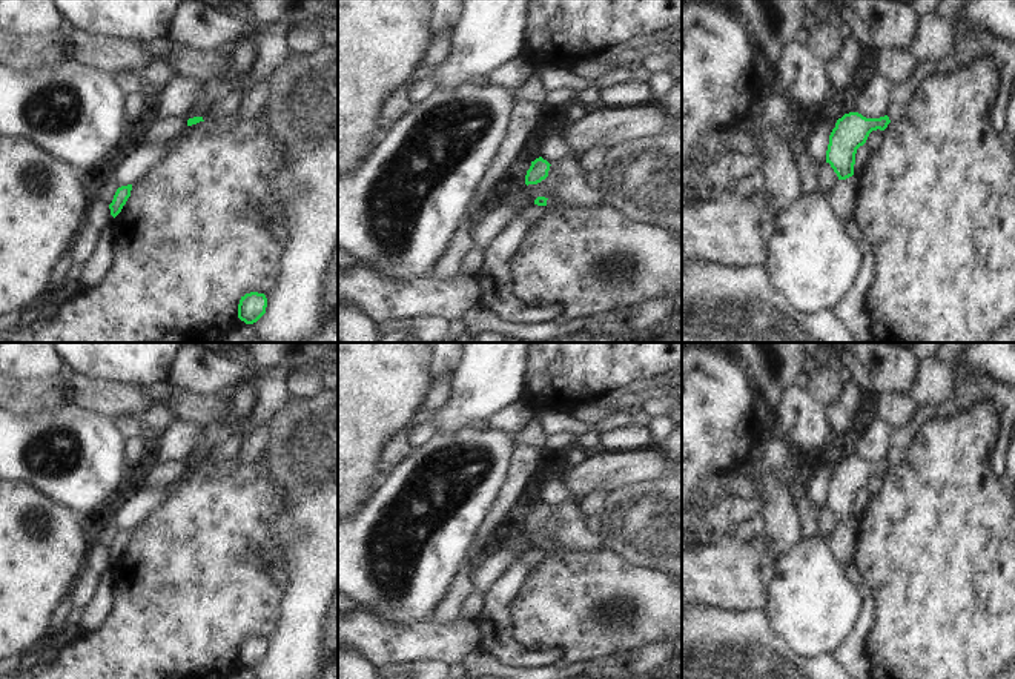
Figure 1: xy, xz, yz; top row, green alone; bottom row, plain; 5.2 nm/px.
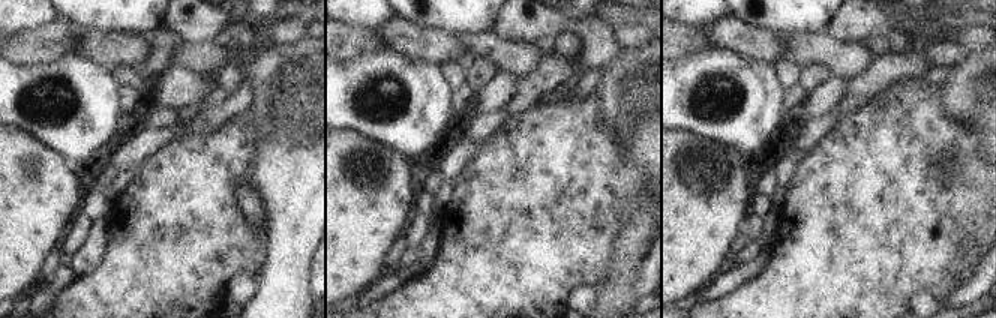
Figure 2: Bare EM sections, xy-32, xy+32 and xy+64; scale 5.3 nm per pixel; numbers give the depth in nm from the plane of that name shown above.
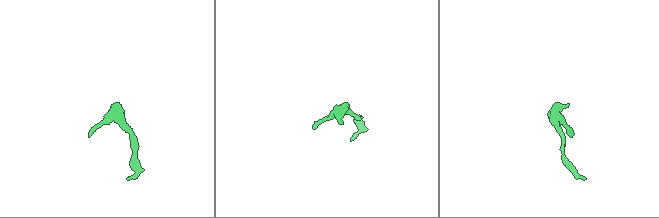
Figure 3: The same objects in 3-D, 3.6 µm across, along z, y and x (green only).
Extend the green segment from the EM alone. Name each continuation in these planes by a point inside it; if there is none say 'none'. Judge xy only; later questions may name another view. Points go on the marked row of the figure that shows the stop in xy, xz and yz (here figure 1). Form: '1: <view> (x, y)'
1: xy (195, 25)

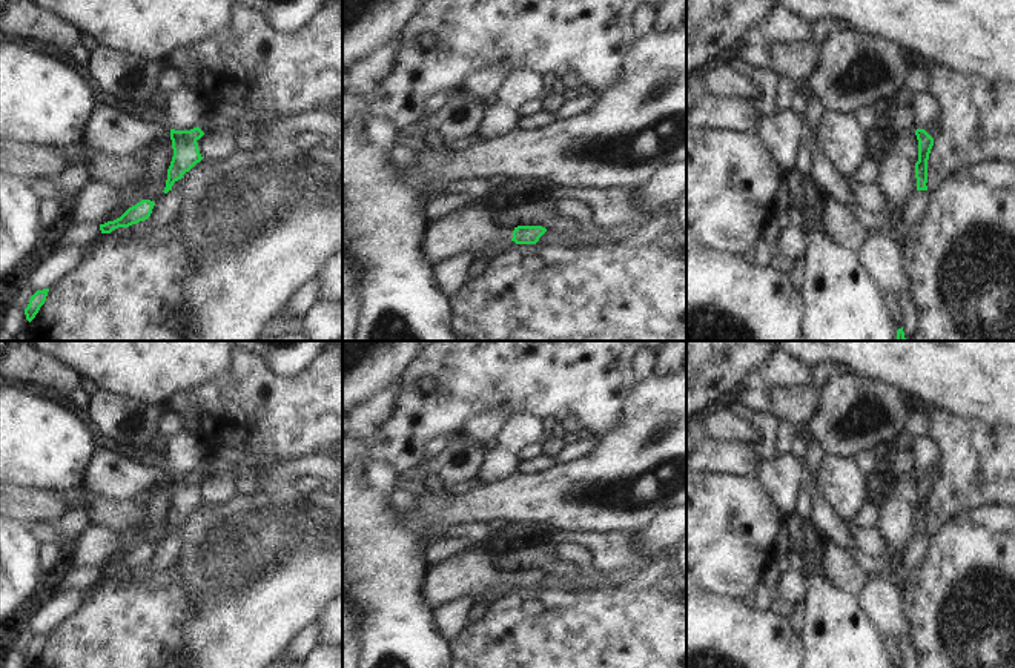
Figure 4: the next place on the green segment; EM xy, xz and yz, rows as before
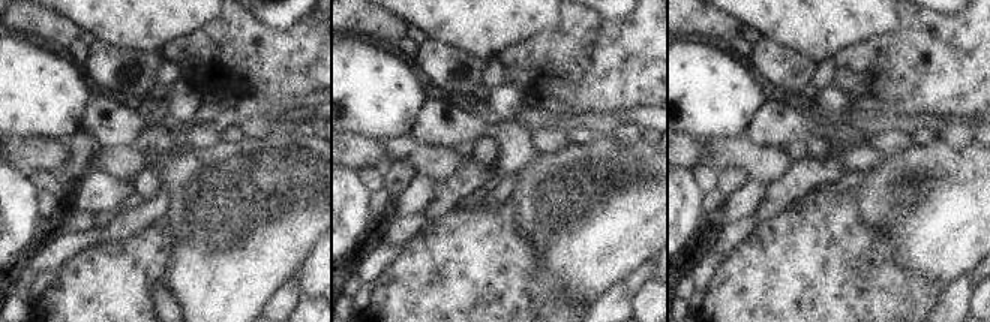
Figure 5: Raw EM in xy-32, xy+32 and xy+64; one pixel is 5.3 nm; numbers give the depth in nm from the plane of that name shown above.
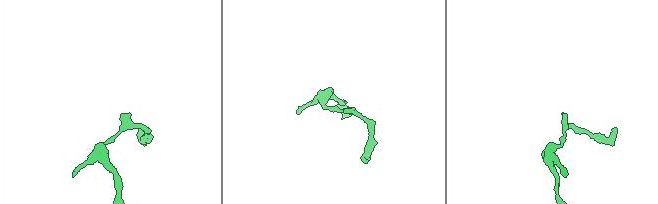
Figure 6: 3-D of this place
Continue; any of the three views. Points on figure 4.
1: xz (469, 229)

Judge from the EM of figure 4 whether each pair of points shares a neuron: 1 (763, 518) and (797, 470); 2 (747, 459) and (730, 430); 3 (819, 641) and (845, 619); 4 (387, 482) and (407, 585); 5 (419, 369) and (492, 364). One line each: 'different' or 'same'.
1: different
2: different
3: same
4: same
5: same

